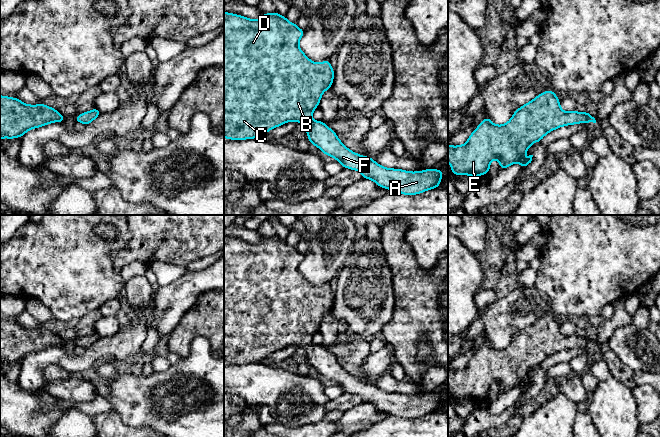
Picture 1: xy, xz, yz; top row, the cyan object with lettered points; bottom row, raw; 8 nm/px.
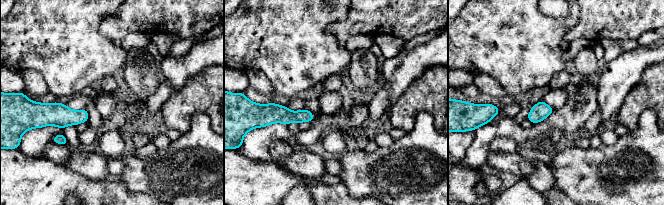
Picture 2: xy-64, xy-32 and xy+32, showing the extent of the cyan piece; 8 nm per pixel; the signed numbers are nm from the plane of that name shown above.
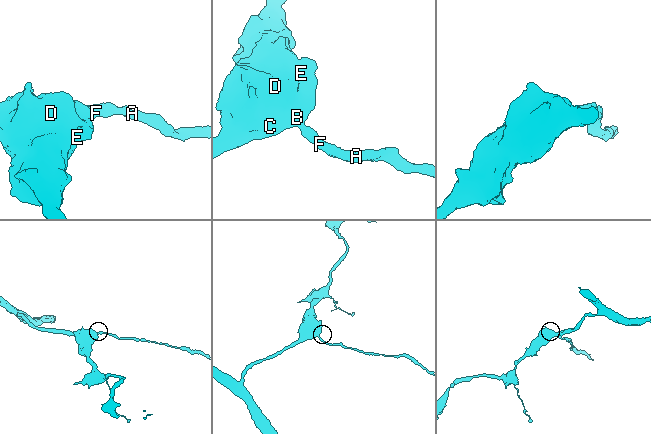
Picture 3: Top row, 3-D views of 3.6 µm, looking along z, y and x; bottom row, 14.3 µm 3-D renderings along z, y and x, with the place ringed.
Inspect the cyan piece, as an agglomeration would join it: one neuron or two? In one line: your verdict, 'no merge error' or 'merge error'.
no merge error

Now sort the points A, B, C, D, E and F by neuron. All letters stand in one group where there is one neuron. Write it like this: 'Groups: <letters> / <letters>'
Groups: A B C D E F

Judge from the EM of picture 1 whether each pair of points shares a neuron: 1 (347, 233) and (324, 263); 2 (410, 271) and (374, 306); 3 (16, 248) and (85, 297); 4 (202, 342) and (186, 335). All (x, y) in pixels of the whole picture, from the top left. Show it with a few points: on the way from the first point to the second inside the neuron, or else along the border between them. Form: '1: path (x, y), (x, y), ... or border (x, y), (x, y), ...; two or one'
1: path (340, 240), (326, 256); one
2: border (387, 264), (391, 271), (394, 310); two
3: path (33, 260), (48, 260), (68, 280); one
4: border (208, 339), (197, 336), (189, 353), (181, 358); two

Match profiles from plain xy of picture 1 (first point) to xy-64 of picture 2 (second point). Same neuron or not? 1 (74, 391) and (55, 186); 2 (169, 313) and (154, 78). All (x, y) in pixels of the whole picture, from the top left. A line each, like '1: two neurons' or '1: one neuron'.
1: two neurons
2: two neurons

